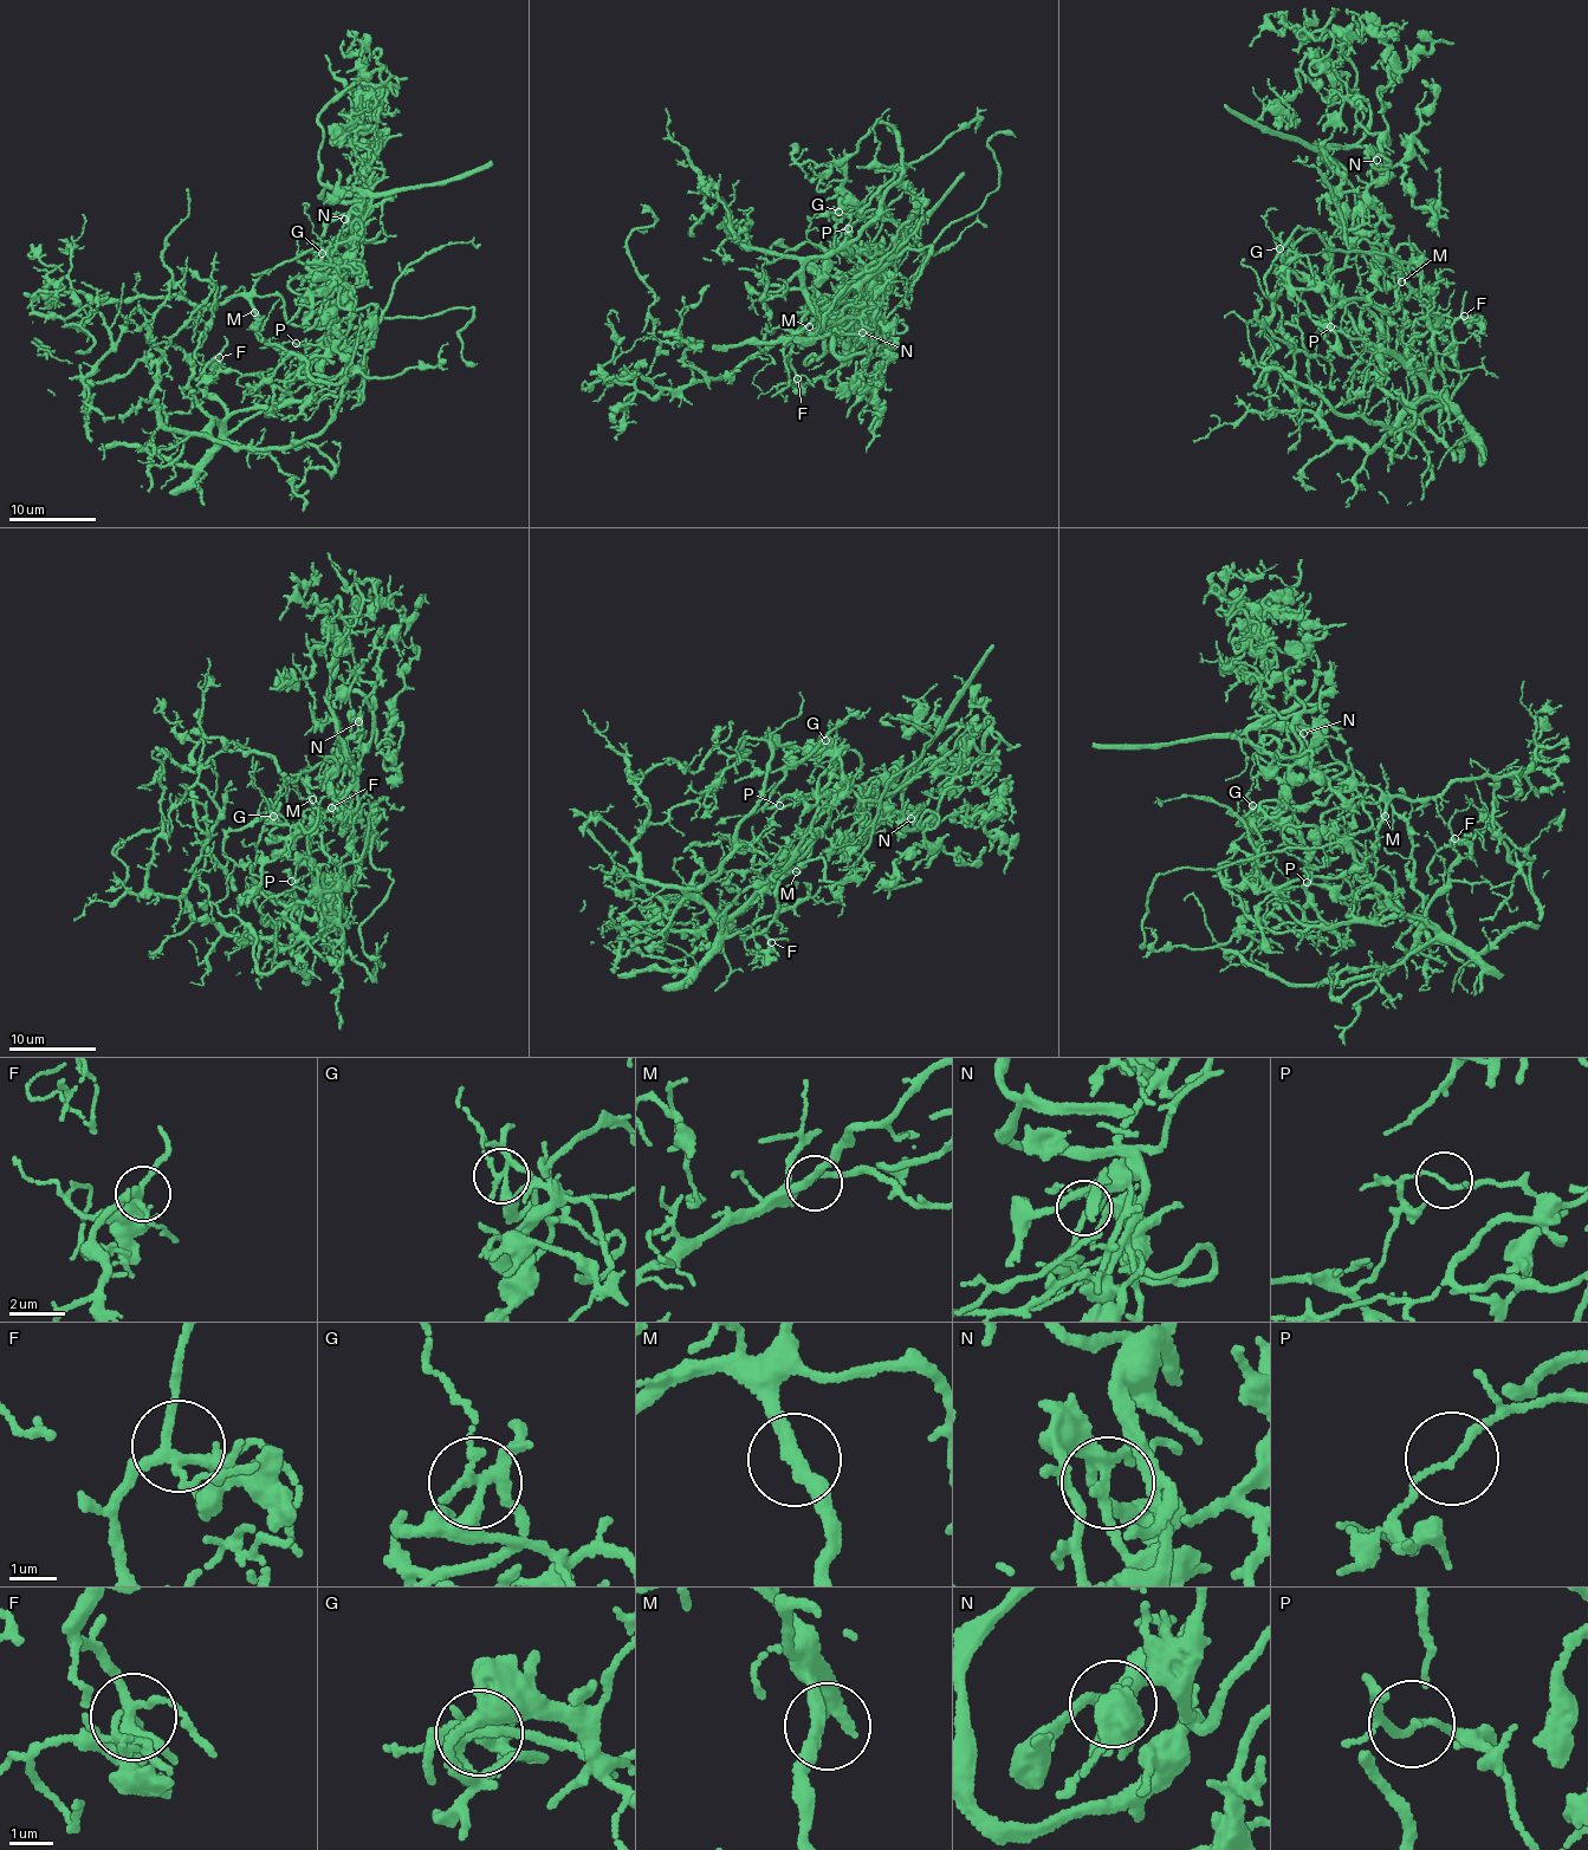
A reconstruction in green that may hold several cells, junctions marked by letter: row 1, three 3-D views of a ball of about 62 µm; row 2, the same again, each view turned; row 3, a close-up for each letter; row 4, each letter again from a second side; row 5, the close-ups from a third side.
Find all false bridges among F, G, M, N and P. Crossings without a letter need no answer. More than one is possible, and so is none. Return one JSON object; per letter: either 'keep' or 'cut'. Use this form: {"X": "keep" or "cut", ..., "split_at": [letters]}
{"F": "keep", "G": "cut", "M": "keep", "N": "keep", "P": "cut", "split_at": ["G", "P"]}

